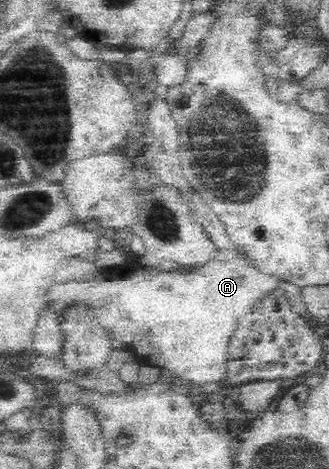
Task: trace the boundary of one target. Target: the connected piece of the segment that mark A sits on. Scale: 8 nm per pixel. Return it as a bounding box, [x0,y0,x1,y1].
[49,255,279,389]

